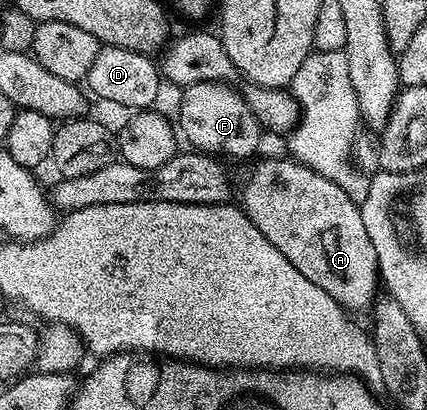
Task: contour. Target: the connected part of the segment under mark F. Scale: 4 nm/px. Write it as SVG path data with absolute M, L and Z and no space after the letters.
M201 81L181 90L182 102L178 105L178 121L183 138L191 141L195 150L207 155L226 157L250 157L258 149L264 130L245 96L233 89L233 84L221 81Z

